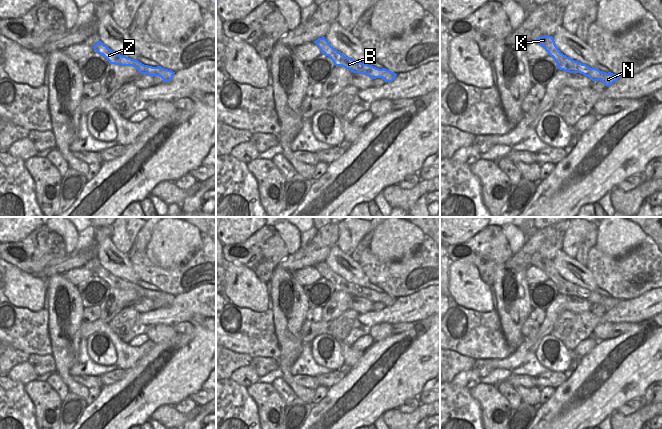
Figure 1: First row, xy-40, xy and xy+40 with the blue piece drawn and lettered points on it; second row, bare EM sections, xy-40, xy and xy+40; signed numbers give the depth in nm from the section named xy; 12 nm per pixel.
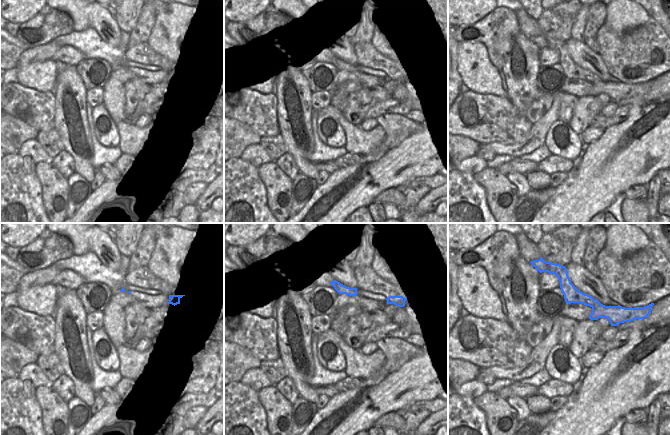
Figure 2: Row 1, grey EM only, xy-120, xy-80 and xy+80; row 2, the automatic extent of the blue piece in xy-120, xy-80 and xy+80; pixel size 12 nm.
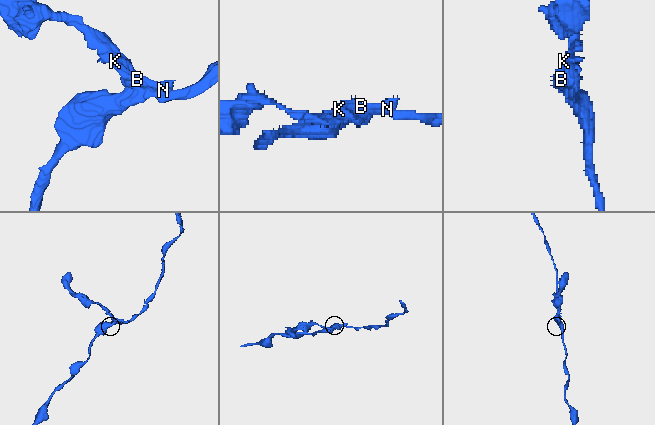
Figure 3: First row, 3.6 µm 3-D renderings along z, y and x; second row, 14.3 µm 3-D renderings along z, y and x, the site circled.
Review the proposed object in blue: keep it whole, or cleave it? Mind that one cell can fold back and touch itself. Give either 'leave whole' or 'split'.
split

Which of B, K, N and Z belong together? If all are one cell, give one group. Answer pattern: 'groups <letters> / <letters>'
groups B K Z / N

